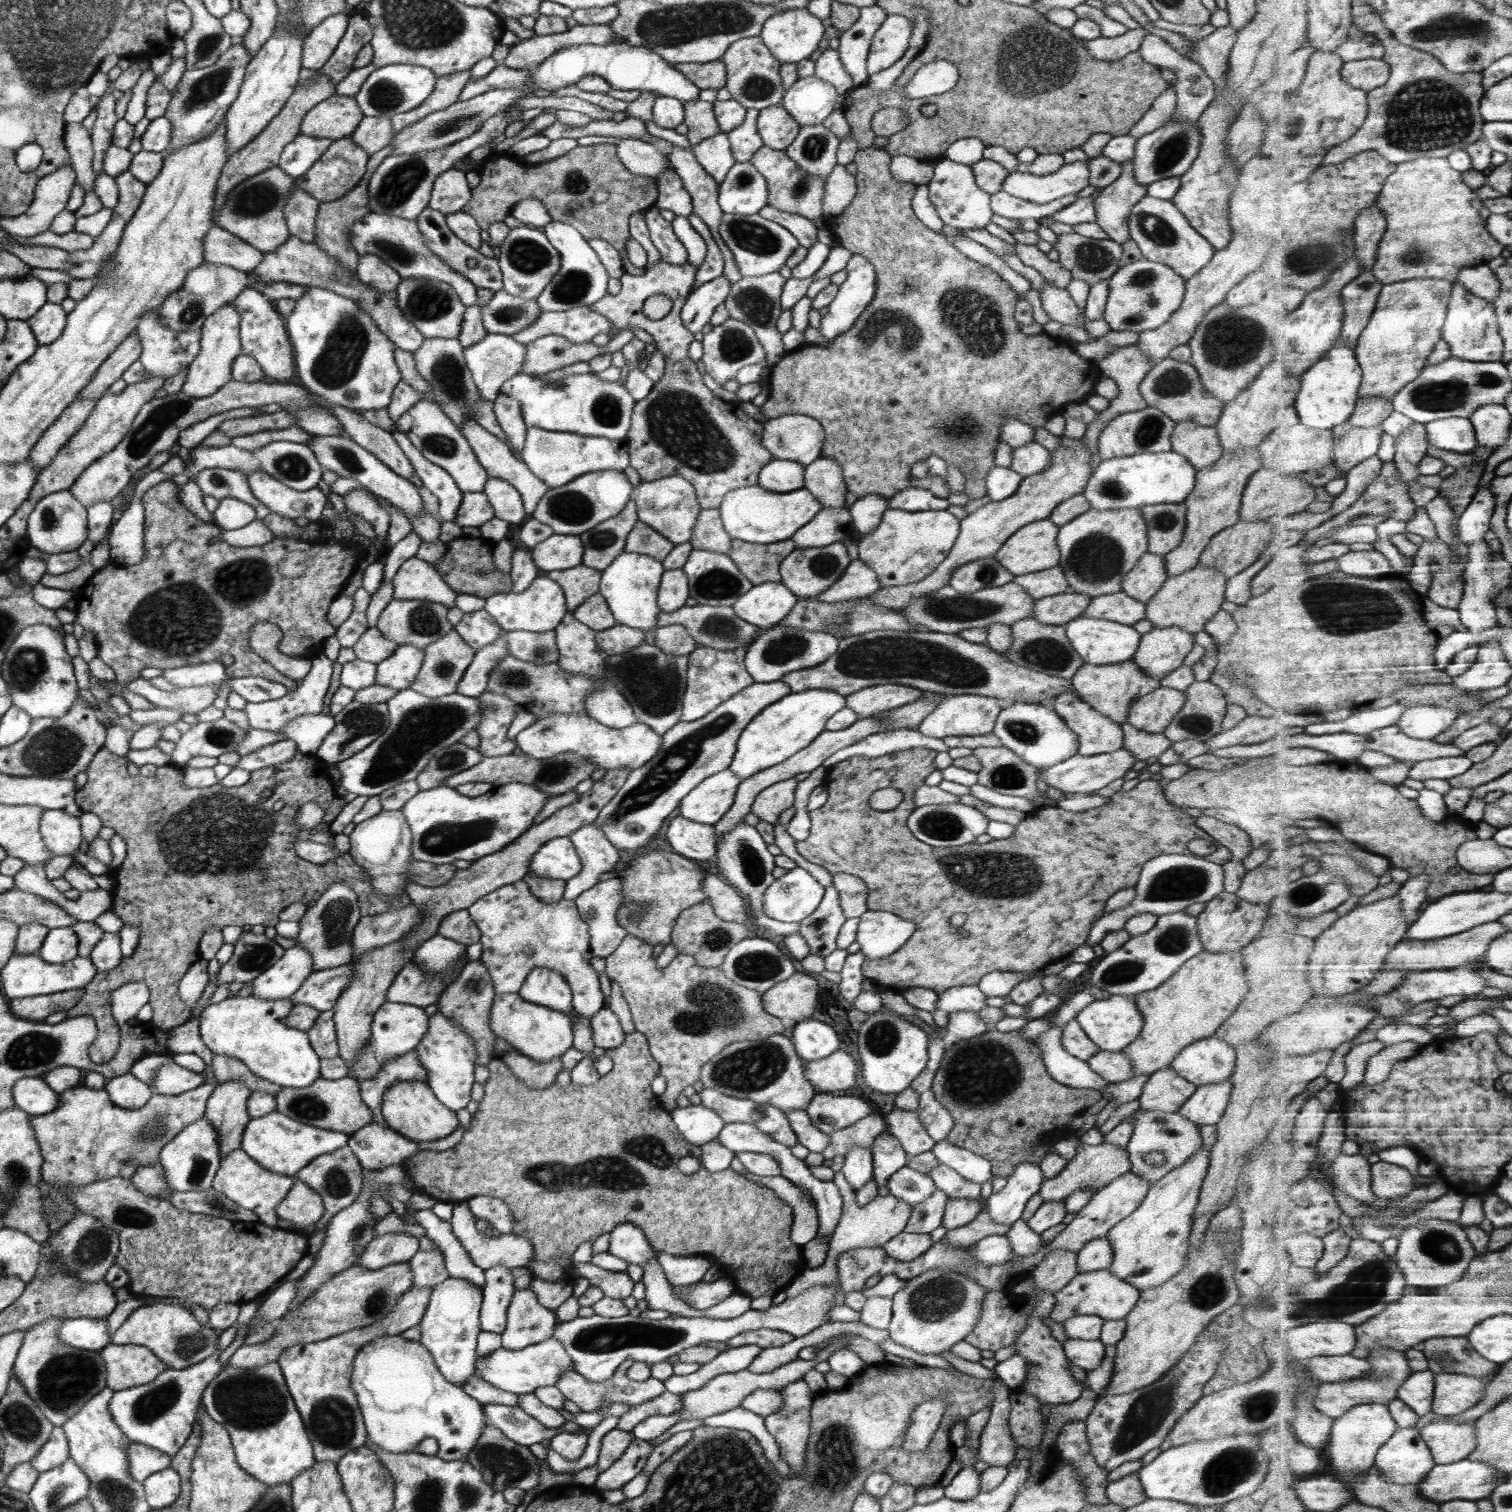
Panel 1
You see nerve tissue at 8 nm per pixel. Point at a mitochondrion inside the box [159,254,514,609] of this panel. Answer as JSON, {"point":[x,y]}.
{"point":[339,361]}

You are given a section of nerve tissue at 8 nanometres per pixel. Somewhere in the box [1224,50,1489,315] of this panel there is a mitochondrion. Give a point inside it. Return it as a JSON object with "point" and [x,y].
{"point":[1427,114]}

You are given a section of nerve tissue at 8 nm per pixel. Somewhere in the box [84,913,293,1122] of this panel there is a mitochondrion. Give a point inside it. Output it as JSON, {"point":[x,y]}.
{"point":[257,954]}

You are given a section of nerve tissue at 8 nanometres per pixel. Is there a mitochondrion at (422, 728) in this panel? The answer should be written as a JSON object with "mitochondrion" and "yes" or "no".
{"mitochondrion":"yes"}

